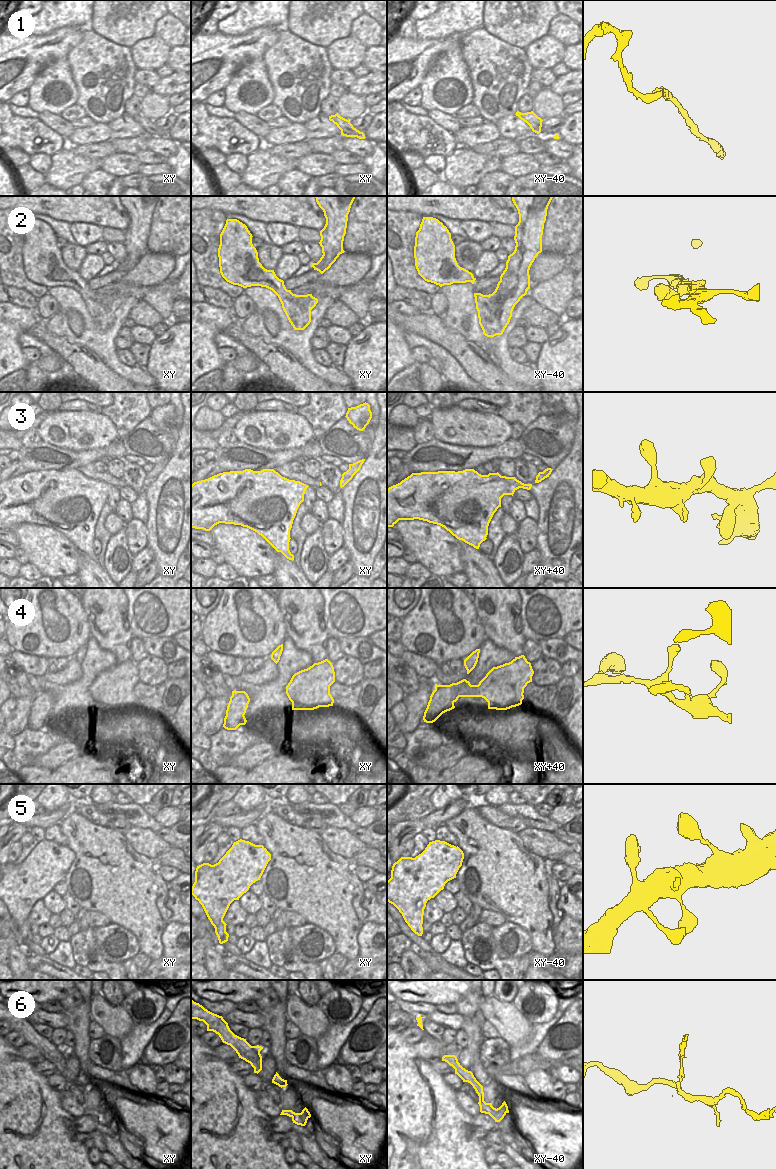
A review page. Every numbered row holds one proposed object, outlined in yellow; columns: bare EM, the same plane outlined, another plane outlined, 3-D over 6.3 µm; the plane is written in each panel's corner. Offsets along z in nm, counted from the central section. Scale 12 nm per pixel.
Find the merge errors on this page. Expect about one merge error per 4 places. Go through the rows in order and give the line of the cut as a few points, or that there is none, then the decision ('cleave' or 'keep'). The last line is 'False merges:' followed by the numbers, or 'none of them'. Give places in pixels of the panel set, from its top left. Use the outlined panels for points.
1: cut none; keep
2: cut none; keep
3: cut none; keep
4: cut none; keep
5: cut none; keep
6: cut xy (299, 1113), (303, 1125); cleave
False merges: 6

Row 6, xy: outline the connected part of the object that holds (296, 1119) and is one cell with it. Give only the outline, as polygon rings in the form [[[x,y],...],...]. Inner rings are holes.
[[[282,1110],[280,1115],[287,1115],[292,1118],[293,1123],[303,1126],[304,1123],[300,1118],[300,1113],[295,1113],[292,1110]]]

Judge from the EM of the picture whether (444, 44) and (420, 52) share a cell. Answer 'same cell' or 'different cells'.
same cell

